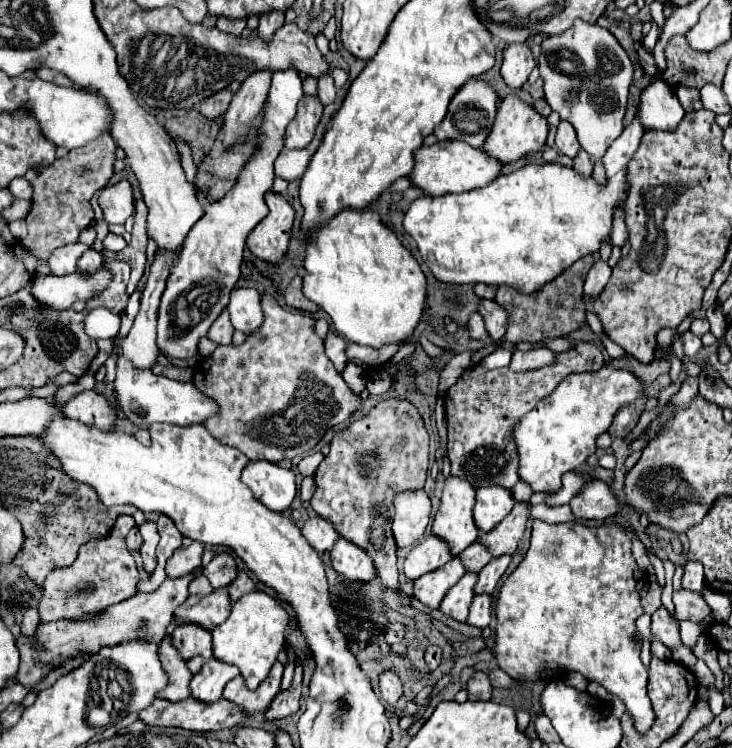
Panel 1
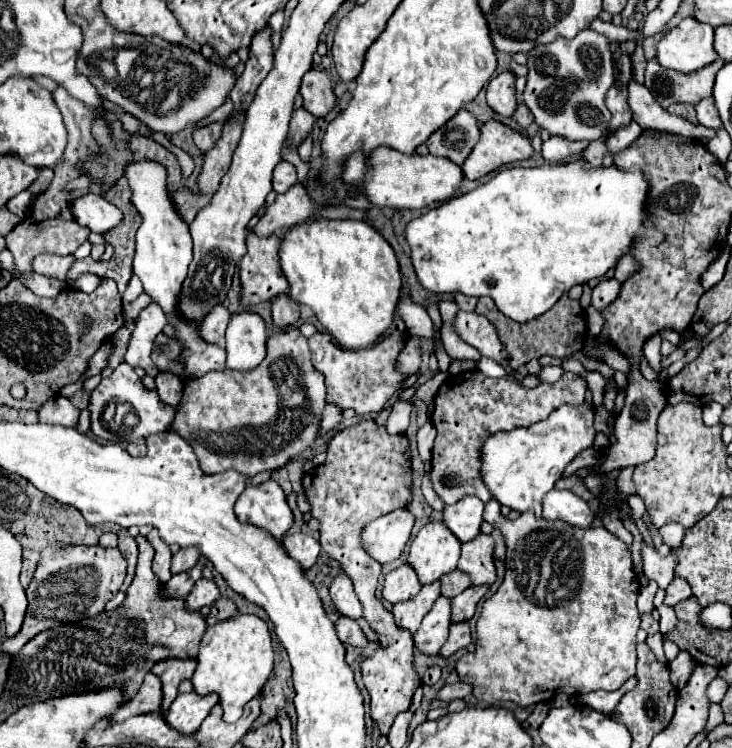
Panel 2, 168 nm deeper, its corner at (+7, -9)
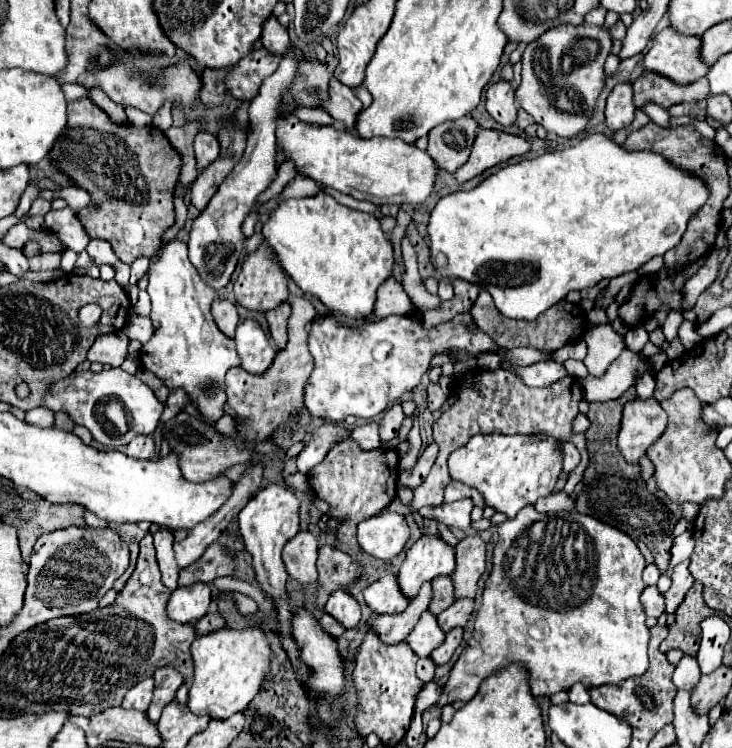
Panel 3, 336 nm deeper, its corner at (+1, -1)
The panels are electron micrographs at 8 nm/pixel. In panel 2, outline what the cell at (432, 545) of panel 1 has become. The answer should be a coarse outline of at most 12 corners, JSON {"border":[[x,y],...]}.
{"border":[[410,565],[390,571],[382,583],[382,599],[400,603],[420,591]]}

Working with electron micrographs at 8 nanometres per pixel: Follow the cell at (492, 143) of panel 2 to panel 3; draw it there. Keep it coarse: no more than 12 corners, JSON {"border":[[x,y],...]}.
{"border":[[480,129],[460,183],[530,151],[530,141]]}

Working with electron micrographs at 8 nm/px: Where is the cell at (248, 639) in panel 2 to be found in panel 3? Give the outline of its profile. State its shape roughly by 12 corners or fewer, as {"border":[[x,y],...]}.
{"border":[[260,627],[192,643],[188,707],[228,719],[270,673]]}

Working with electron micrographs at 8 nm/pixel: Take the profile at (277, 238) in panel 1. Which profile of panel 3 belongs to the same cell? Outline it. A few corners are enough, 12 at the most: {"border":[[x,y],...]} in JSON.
{"border":[[272,247],[246,257],[234,283],[236,303],[270,311],[288,299]]}

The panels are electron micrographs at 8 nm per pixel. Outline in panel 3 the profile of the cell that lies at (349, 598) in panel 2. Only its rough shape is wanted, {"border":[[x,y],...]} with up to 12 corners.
{"border":[[340,589],[326,603],[346,629],[360,621],[360,603]]}

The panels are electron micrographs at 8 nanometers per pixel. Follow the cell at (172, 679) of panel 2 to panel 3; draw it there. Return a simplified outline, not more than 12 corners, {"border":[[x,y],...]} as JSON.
{"border":[[174,667],[154,671],[154,699],[146,713],[156,723],[184,683]]}

